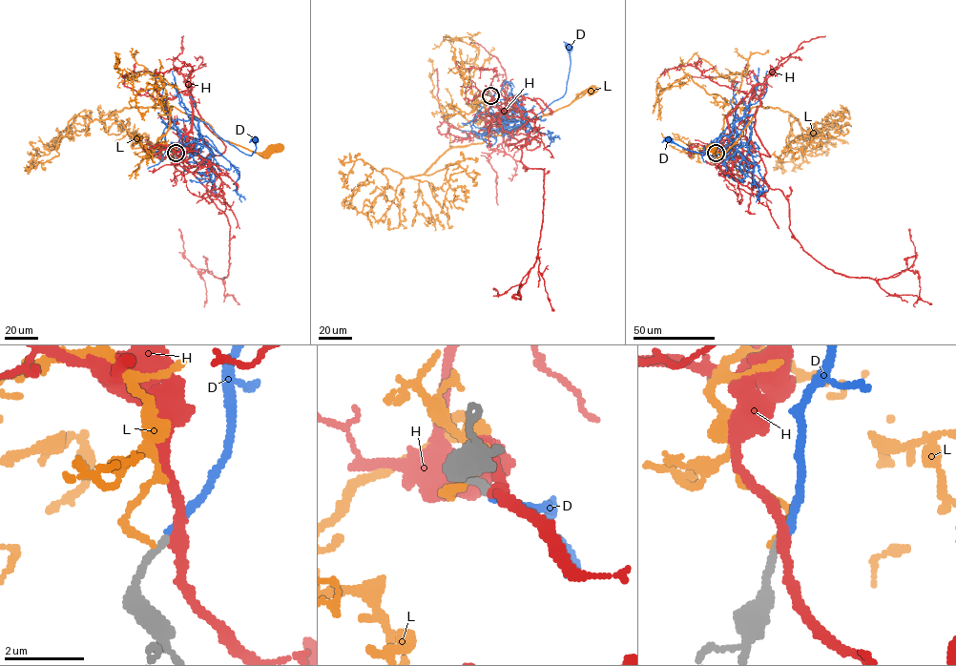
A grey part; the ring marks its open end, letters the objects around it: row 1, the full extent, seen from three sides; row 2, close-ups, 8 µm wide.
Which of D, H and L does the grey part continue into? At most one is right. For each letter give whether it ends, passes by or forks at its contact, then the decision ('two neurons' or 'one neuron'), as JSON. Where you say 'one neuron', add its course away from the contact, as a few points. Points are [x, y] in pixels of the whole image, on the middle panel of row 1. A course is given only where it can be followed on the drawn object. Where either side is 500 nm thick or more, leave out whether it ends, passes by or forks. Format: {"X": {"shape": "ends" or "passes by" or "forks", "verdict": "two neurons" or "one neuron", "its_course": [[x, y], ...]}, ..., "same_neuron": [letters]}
{"D": {"shape": "ends", "verdict": "one neuron", "its_course": [[489, 94], [494, 104], [488, 110], [508, 121], [507, 132], [524, 124], [563, 95], [570, 65], [569, 48]]}, "H": {"shape": "passes by", "verdict": "two neurons"}, "L": {"shape": "ends", "verdict": "two neurons"}, "same_neuron": ["D"]}

